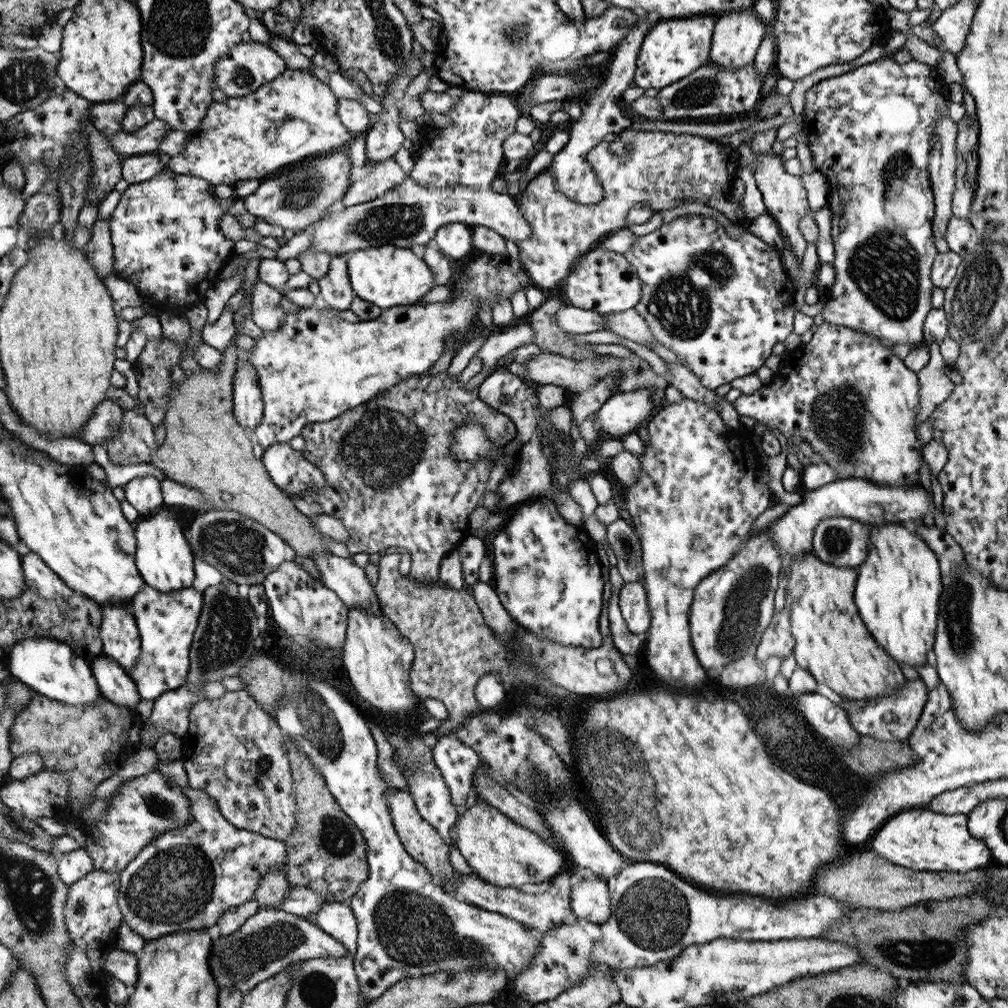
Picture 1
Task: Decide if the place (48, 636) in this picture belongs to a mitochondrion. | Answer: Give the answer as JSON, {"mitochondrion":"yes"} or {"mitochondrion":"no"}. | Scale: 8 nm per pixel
{"mitochondrion":"no"}

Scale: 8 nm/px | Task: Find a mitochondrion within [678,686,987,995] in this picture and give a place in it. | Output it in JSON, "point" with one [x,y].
{"point":[891,949]}

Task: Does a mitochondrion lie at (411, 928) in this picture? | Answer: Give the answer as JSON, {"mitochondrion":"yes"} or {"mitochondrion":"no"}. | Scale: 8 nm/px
{"mitochondrion":"yes"}

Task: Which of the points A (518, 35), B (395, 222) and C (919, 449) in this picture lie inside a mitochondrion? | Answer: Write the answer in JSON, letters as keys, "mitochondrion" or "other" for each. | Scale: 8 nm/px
{"A":"mitochondrion","B":"mitochondrion","C":"other"}

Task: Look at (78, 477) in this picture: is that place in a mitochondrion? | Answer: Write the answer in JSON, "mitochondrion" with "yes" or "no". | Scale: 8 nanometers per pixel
{"mitochondrion":"no"}

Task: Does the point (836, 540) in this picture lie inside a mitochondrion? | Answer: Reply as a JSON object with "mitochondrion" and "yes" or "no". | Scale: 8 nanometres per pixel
{"mitochondrion":"yes"}

